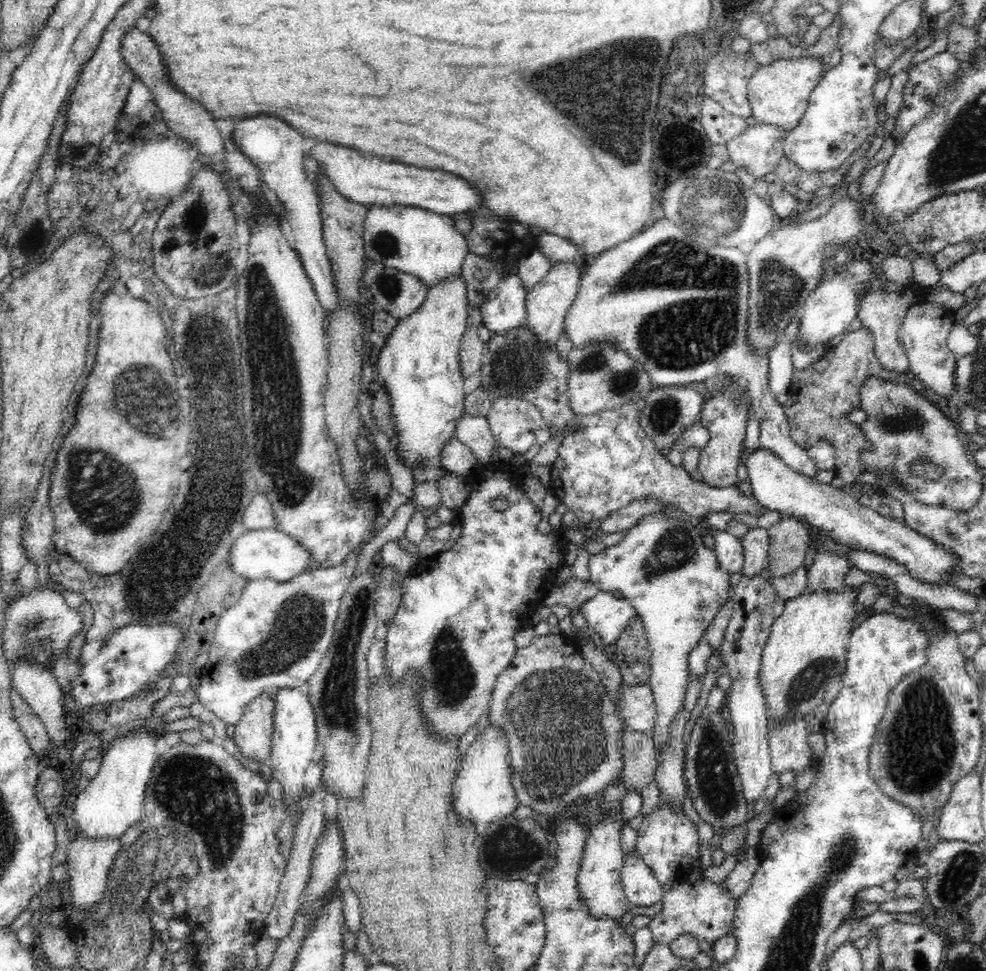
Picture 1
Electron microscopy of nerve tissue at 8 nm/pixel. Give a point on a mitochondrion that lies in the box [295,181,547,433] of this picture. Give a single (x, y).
(384, 243)

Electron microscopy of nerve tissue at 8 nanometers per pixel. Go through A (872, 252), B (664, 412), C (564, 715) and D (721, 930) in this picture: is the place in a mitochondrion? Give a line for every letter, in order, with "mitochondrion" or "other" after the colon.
A: other
B: mitochondrion
C: mitochondrion
D: other

